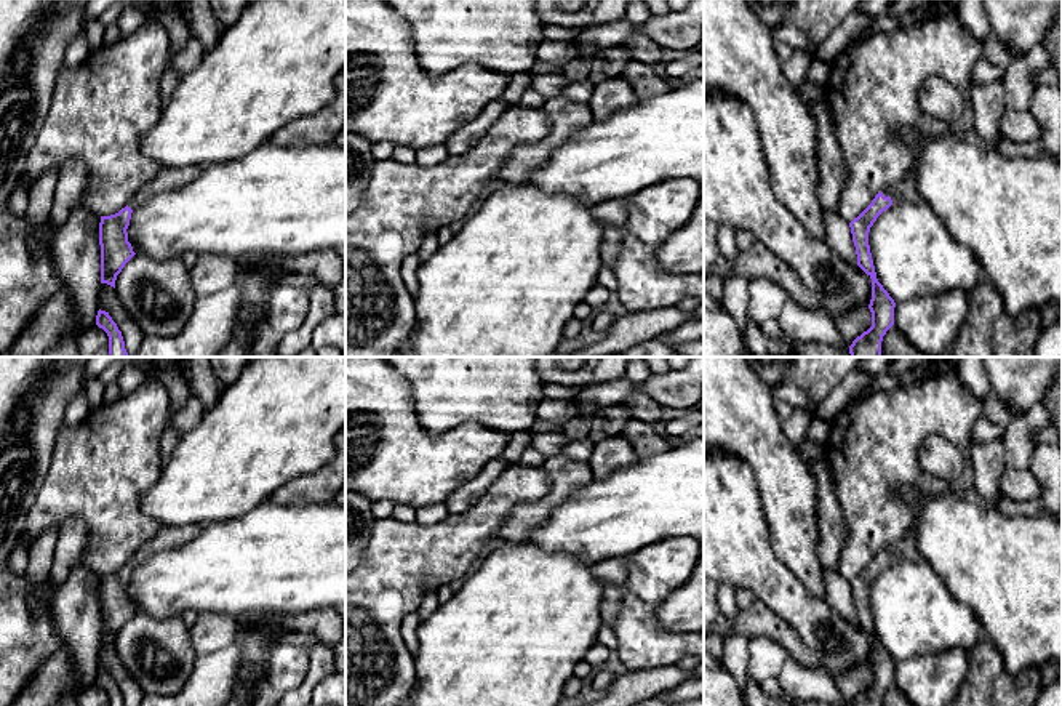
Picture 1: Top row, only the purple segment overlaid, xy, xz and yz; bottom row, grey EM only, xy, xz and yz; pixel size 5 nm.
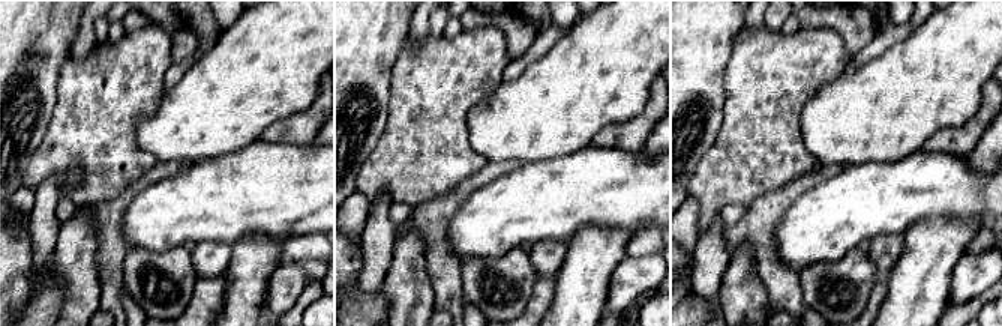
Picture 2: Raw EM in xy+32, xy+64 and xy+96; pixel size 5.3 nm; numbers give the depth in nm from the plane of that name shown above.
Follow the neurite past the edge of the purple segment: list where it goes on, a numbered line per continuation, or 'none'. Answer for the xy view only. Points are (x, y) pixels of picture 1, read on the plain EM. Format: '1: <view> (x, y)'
1: xy (167, 538)

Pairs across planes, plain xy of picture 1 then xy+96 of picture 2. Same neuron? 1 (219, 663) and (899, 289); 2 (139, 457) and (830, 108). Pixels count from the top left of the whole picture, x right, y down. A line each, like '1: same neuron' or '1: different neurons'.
1: different neurons
2: different neurons

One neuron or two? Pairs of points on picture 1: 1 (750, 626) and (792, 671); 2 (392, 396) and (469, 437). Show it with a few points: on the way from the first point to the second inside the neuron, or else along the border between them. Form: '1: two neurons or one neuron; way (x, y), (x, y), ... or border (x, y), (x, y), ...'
1: two neurons; border (789, 657), (824, 669)
2: one neuron; way (399, 418), (427, 447), (447, 447)

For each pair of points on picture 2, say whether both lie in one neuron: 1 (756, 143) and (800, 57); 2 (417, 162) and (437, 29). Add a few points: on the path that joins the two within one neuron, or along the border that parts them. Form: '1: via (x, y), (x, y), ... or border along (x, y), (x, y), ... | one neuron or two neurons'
1: via (762, 122), (764, 95), (779, 78) | one neuron
2: border along (431, 33), (443, 36) | two neurons

